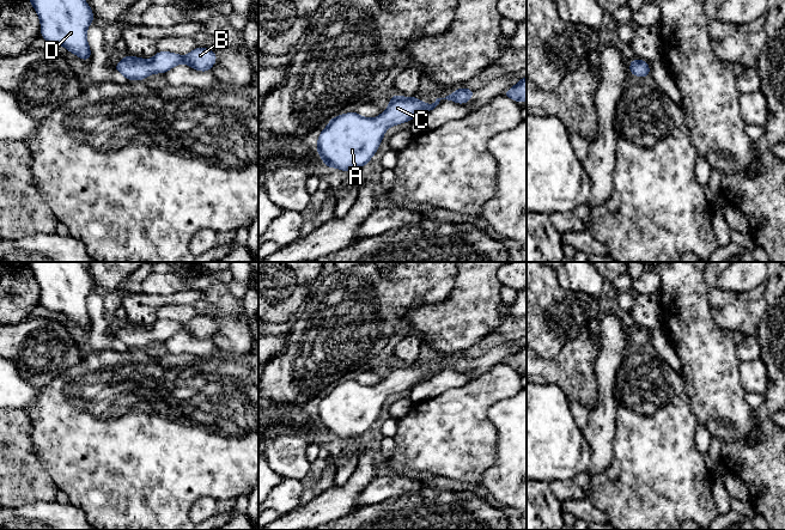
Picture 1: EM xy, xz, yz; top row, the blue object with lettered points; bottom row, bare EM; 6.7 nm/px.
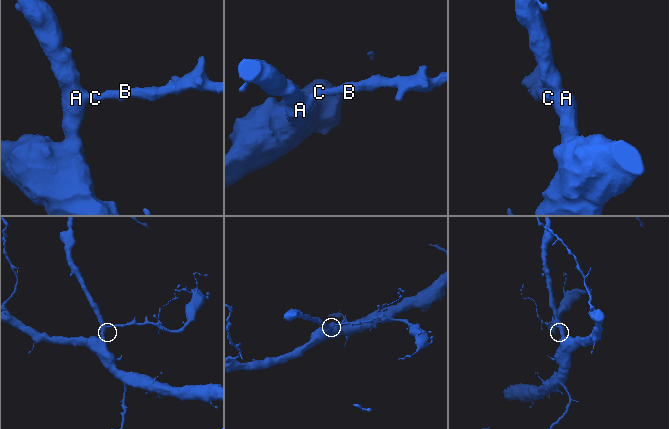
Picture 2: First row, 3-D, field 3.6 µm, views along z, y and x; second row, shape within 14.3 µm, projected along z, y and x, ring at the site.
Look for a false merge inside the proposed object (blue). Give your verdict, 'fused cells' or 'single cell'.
single cell

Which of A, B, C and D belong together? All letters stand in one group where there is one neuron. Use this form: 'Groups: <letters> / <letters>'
Groups: A B C D

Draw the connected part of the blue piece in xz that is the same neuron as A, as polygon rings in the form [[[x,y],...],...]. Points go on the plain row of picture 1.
[[[461,355],[445,366],[437,366],[432,372],[426,372],[418,365],[392,363],[389,368],[389,374],[377,385],[367,386],[358,383],[357,379],[333,385],[318,403],[316,419],[324,430],[325,435],[336,435],[343,440],[360,438],[377,420],[388,396],[400,391],[410,390],[416,383],[433,378],[442,367],[465,372],[470,368],[474,361],[474,358]]]

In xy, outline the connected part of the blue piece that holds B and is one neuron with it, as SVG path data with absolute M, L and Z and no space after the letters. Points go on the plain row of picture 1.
M196 315L184 324L170 319L157 319L150 328L126 323L116 331L115 339L123 342L128 349L132 349L145 348L154 341L164 342L179 331L185 331L196 339L208 340L215 330L215 319L203 315Z

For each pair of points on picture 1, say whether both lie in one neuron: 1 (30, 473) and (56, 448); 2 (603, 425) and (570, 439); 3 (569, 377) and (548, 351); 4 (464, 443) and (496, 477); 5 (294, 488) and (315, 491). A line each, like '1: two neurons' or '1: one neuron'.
1: two neurons
2: two neurons
3: two neurons
4: two neurons
5: two neurons

